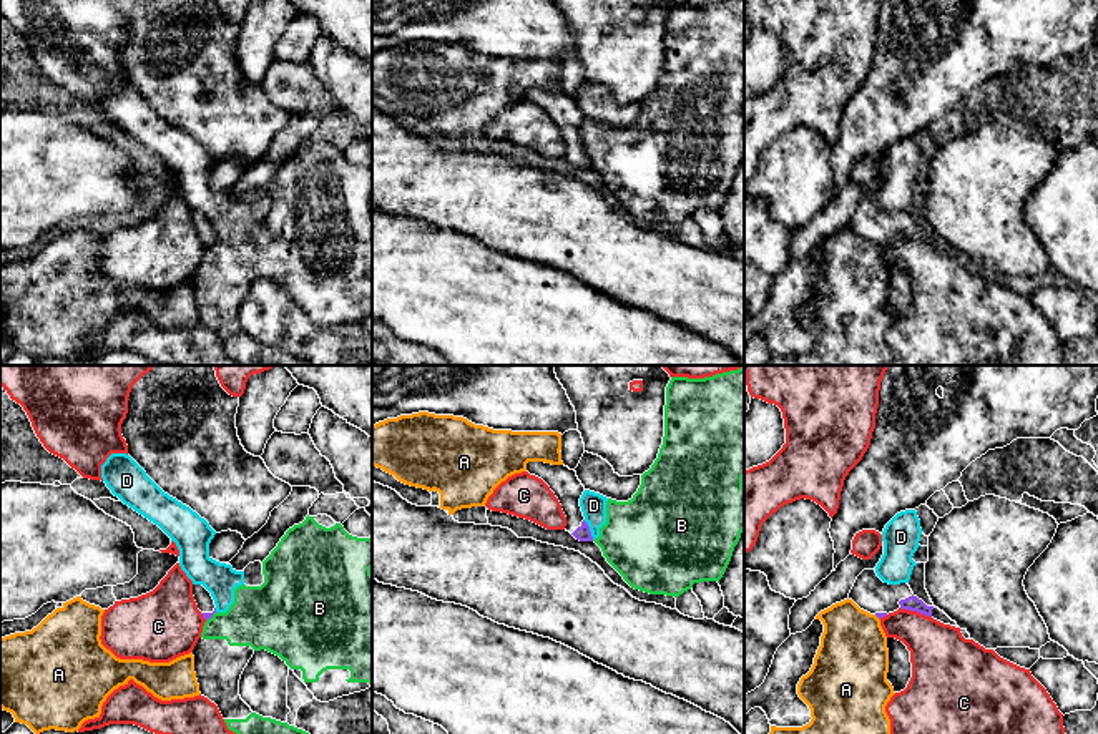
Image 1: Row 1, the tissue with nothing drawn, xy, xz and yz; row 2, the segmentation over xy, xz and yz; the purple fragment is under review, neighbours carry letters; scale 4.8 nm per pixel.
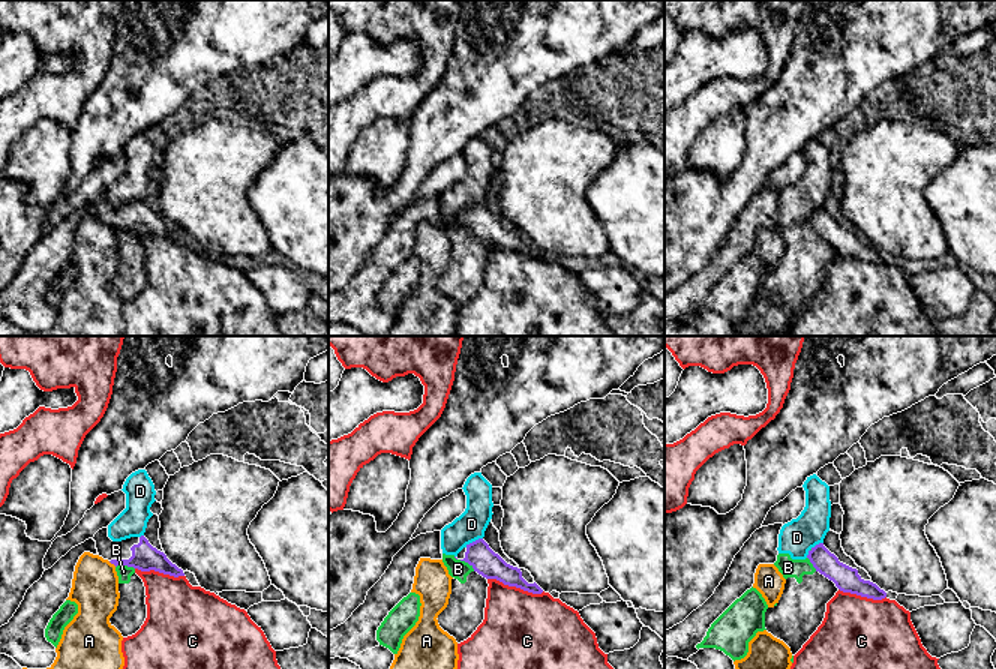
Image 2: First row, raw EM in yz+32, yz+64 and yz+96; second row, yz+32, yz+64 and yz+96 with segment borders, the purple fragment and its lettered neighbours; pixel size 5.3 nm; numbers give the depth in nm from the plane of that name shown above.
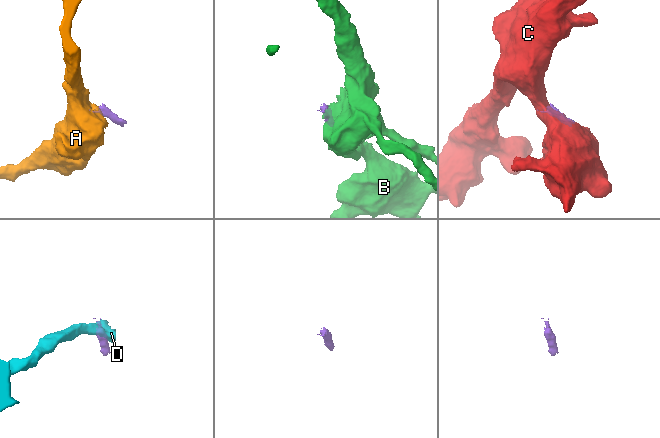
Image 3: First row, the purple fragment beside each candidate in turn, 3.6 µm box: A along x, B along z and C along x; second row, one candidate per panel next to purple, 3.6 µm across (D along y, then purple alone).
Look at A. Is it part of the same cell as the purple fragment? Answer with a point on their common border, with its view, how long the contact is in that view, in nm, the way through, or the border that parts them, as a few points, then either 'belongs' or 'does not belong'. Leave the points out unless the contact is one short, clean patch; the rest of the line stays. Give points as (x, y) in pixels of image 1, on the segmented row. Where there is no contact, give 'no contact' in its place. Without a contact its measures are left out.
meets purple in yz at (877, 616); contact 40 nm long; border along yz (874, 615), (879, 620); does not belong

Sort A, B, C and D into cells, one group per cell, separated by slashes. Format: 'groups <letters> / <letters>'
groups A / B D / C

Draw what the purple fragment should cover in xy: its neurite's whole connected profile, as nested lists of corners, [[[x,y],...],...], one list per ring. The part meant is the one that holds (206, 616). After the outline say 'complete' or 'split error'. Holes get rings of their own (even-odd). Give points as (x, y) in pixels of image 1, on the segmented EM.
[[[193,585],[193,596],[203,618],[206,621],[213,618],[216,613],[216,604],[211,593],[203,585]]] | split error

